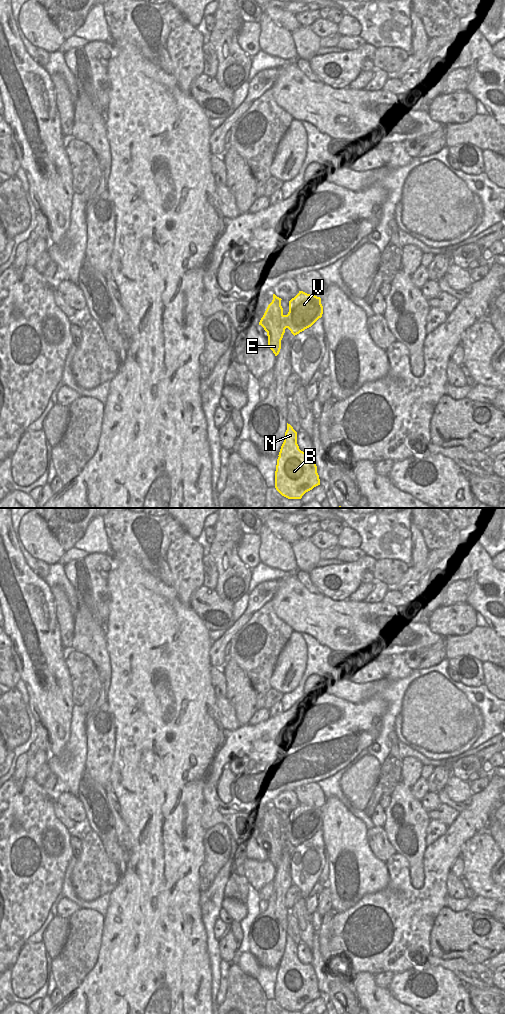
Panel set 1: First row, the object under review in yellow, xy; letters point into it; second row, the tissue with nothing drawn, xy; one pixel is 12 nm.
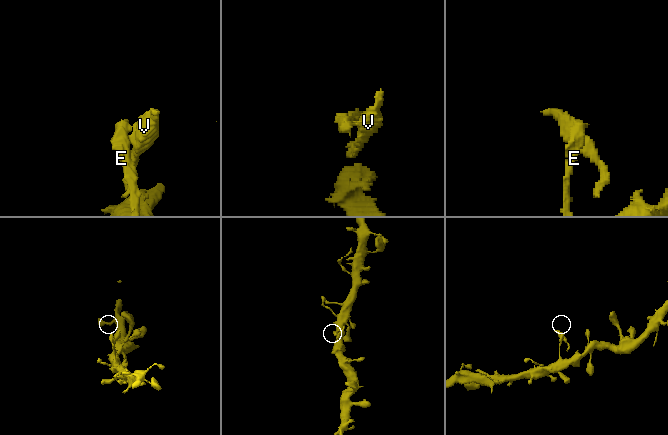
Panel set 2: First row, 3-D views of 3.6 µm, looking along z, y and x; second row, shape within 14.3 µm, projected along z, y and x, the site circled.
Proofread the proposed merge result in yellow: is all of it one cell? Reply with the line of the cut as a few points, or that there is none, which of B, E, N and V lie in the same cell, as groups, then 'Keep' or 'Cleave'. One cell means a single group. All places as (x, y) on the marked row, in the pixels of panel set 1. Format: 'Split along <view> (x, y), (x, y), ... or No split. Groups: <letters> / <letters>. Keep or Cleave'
No split. Groups: B E N V. Keep.

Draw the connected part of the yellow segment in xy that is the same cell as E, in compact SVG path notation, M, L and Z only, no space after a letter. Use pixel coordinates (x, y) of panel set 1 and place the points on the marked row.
M303 291L289 301L289 312L283 314L281 298L273 294L259 325L267 332L268 347L277 356L281 349L281 340L288 328L295 336L311 327L323 314L321 298Z

